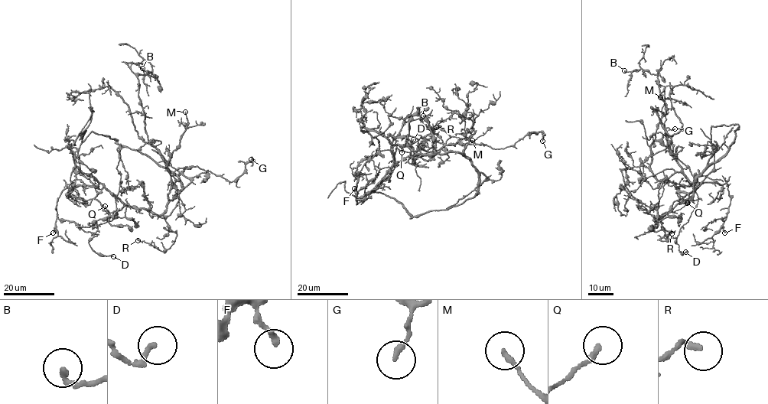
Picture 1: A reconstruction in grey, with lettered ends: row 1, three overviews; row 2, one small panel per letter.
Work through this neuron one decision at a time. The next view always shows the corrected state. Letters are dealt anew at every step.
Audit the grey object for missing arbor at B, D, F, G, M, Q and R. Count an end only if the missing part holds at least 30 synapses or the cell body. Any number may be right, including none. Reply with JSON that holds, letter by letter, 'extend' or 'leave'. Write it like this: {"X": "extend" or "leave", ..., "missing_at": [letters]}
{"B": "leave", "D": "leave", "F": "leave", "G": "leave", "M": "leave", "Q": "leave", "R": "leave", "missing_at": []}

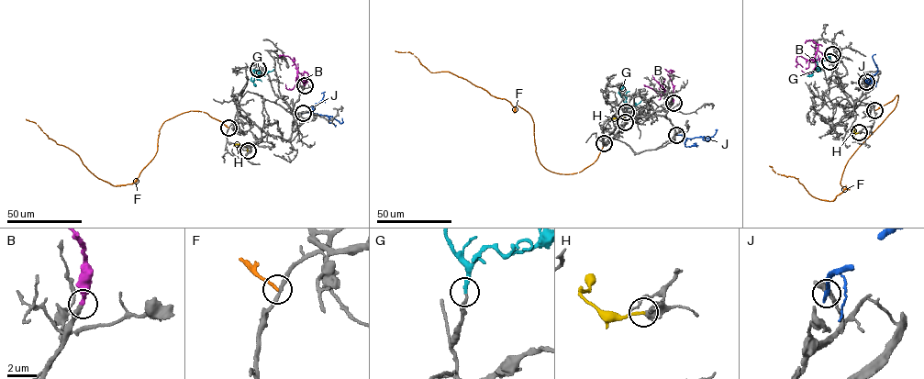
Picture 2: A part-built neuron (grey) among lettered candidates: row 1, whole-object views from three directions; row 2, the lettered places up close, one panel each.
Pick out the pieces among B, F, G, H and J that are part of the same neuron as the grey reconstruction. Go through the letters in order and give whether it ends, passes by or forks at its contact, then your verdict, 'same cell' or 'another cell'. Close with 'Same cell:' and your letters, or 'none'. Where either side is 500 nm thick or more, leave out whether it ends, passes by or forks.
B: it ends | same cell
F: it ends | another cell
G: it ends | same cell
H: it ends | another cell
J: another cell
Same cell: B, G

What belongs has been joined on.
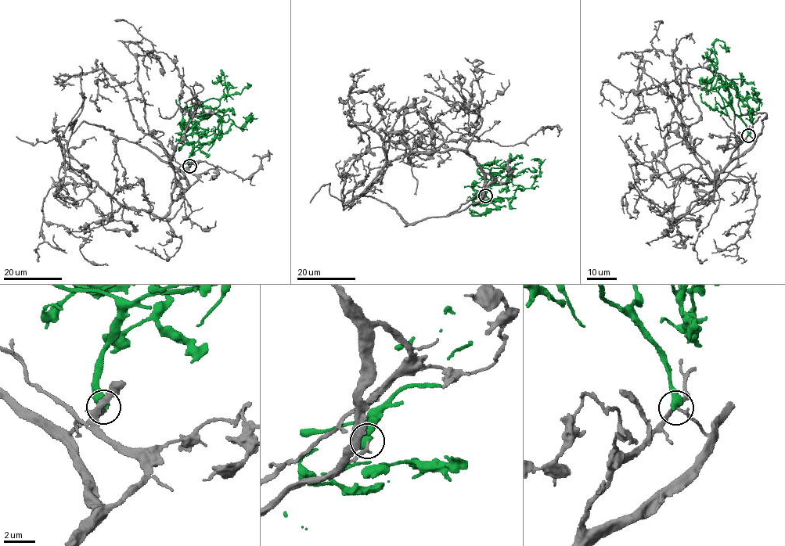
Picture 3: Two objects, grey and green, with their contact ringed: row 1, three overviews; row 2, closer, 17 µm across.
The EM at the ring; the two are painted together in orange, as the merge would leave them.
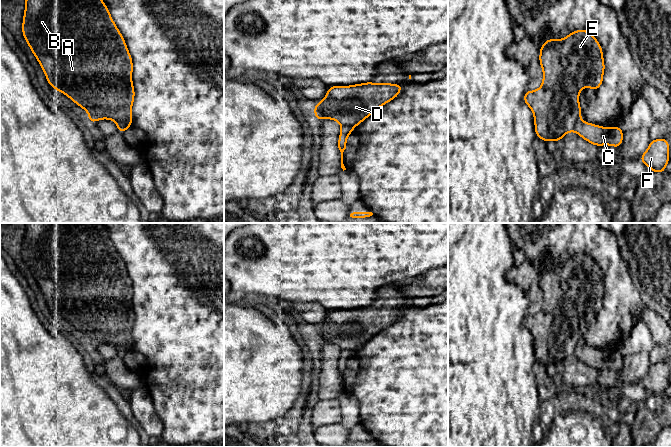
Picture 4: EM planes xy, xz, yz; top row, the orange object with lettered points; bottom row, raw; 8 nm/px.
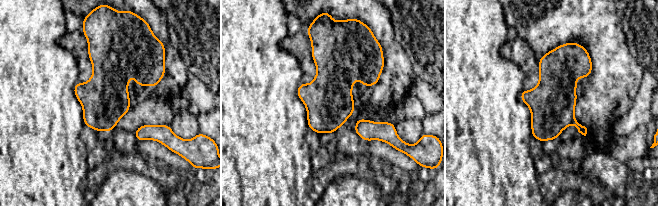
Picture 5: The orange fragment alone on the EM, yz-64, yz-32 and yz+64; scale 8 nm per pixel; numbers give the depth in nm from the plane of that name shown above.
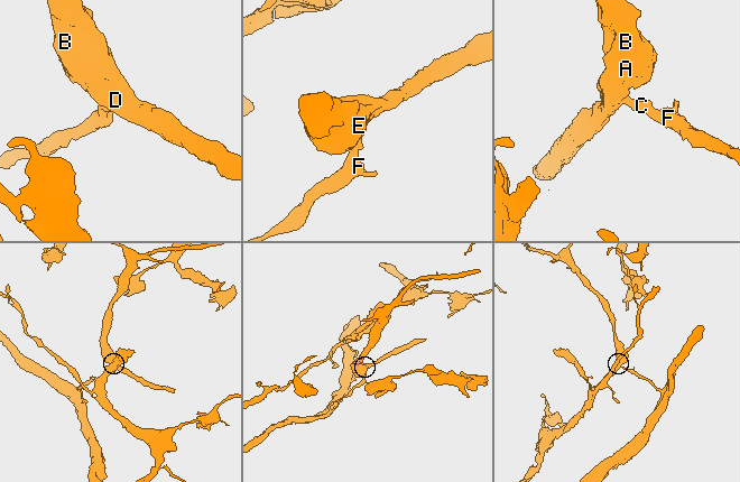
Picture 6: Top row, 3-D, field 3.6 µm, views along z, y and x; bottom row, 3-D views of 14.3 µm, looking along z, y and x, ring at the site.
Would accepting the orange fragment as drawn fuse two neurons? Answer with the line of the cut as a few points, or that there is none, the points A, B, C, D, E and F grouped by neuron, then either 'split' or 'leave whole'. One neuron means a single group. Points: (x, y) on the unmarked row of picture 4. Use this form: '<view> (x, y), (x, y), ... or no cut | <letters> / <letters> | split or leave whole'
yz (579, 342), (573, 354) | A B D E / C F | split

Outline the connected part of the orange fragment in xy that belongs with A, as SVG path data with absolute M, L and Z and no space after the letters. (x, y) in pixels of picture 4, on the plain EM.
M26 223L22 258L51 312L65 318L88 336L90 348L109 343L117 350L132 351L131 333L135 321L132 281L108 231L101 223Z

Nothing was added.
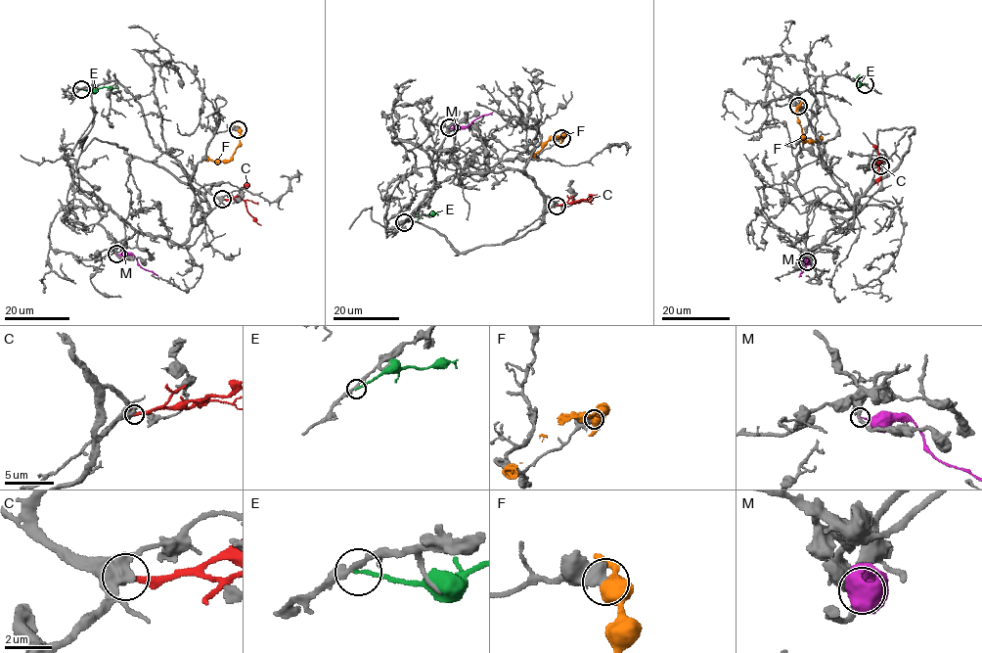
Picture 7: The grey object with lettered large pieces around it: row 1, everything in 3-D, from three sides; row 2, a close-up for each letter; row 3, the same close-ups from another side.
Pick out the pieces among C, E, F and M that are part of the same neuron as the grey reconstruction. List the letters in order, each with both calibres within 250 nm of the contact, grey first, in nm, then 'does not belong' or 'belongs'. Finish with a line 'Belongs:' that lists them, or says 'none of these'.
C: 500/240 nm | does not belong
E: 200/160 nm | does not belong
F: 550/550 nm | does not belong
M: 300/110 nm | does not belong
Belongs: none of these

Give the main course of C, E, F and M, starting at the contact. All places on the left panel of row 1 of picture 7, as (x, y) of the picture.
C: (222, 199), (240, 197), (260, 225)
E: (81, 89), (115, 86)
F: (239, 129), (239, 145), (229, 160), (215, 162), (204, 158)
M: (115, 254), (131, 254), (138, 264), (157, 275)

